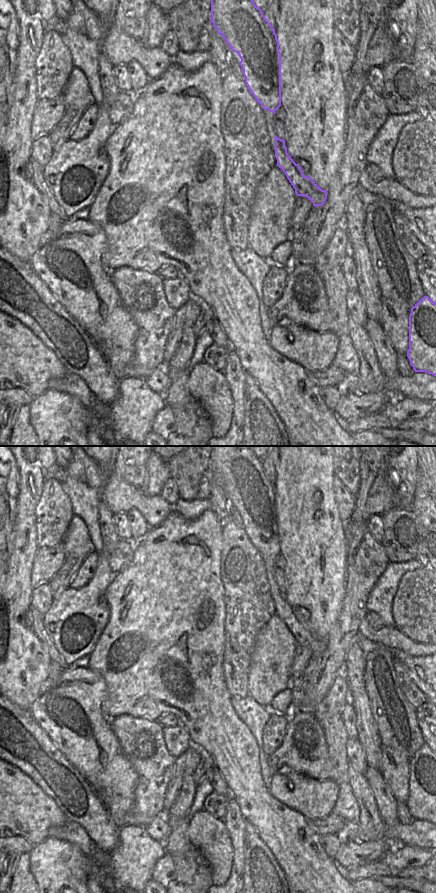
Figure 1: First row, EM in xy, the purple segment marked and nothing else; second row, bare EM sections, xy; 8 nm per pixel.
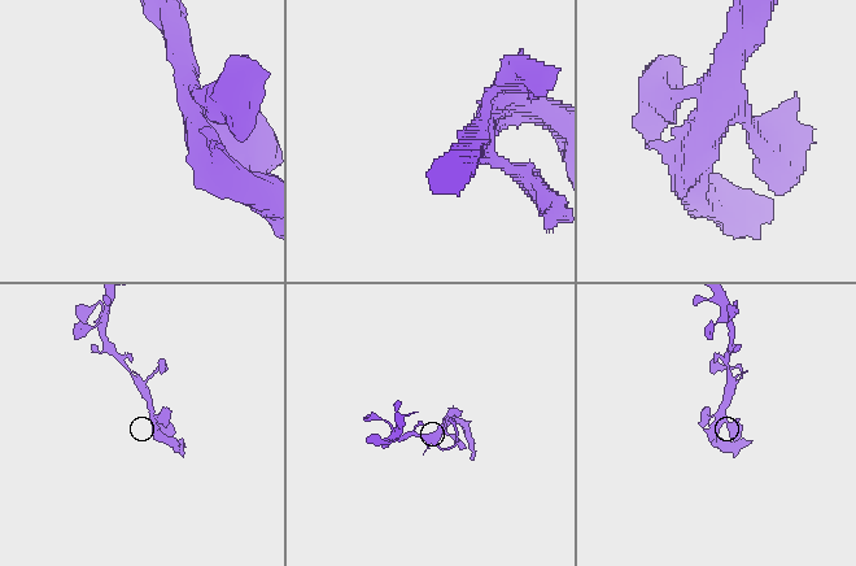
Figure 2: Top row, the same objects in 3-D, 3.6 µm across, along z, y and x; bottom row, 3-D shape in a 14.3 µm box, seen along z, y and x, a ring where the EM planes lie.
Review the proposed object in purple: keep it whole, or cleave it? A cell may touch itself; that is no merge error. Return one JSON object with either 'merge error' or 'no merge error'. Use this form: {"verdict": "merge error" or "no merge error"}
{"verdict": "no merge error"}

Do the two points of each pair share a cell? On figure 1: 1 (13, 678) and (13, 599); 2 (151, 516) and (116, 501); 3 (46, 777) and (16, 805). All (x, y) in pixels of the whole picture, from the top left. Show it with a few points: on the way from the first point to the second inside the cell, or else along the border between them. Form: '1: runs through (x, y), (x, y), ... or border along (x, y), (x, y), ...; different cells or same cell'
1: runs through (13, 658), (13, 619); same cell
2: runs through (142, 507), (136, 501), (125, 501); same cell
3: border along (20, 770), (28, 775), (55, 801); different cells

